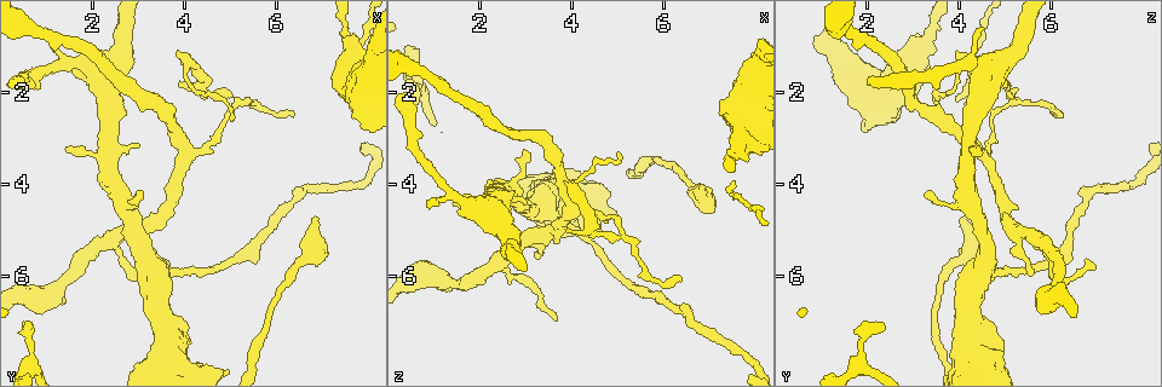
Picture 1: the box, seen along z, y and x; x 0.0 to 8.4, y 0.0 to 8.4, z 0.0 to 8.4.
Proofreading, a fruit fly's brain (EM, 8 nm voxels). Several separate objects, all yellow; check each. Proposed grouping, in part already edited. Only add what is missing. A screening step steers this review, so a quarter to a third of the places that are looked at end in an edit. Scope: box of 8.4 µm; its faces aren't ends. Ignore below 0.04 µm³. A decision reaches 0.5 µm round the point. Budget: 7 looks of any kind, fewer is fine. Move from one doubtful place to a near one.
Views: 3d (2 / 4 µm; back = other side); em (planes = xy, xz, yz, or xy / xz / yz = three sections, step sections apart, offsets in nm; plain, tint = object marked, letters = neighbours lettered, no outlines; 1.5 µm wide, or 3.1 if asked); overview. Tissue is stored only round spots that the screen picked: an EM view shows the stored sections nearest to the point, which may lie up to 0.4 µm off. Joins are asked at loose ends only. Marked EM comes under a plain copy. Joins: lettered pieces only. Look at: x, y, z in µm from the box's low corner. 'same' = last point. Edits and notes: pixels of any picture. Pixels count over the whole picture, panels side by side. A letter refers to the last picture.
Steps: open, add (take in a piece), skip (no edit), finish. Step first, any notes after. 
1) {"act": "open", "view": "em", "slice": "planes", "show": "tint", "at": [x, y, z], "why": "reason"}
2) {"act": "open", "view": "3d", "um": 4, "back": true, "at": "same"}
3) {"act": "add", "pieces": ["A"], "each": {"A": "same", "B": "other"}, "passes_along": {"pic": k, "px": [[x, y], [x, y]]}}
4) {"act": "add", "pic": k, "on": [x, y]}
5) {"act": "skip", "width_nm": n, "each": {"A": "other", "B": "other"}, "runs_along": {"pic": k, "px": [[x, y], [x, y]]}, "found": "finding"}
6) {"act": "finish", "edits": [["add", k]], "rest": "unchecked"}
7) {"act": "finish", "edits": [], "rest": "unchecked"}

{"act": "open", "view": "3d", "um": 2, "at": [6.80, 4.80, 4.15], "why": "an open end"}

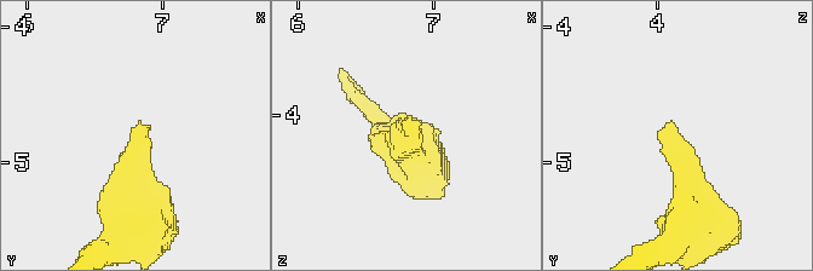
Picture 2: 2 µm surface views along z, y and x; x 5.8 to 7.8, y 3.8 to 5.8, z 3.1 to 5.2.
{"act": "open", "view": "em", "slice": "xy", "step": 4, "show": "tint", "at": [6.80, 4.74, 4.14], "why": "shape alone is not enough"}

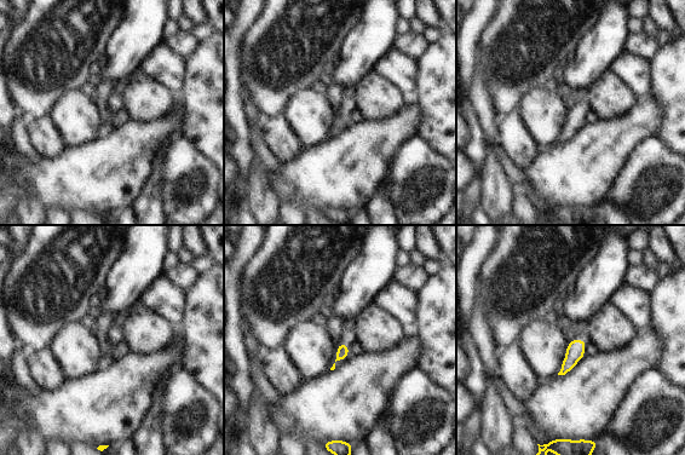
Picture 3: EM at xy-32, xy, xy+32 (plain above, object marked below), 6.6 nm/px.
{"act": "open", "view": "em", "slice": "planes", "show": "letters", "at": "same", "why": "cut it another way"}

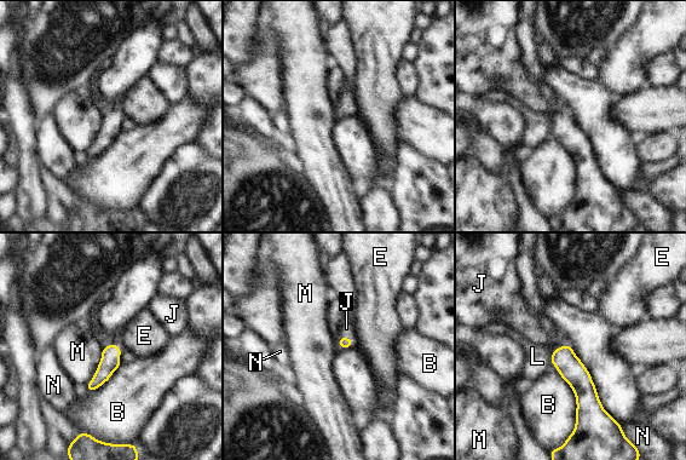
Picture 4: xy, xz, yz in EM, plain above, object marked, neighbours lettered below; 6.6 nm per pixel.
{"act": "add", "pieces": ["J"], "each": {"B": "other", "E": "other", "J": "same", "L": "other", "M": "other", "N": "other"}, "found": "it goes on there"}

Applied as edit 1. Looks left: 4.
{"act": "open", "view": "3d", "um": 4, "back": true, "at": [3.15, 5.95, 5.50], "why": "branch stops here"}

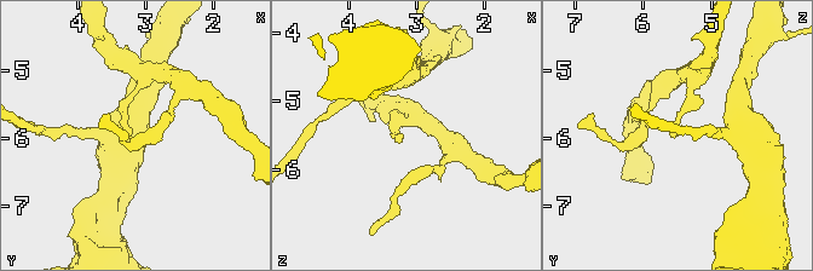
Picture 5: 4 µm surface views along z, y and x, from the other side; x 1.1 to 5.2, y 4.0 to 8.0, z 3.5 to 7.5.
{"act": "open", "view": "em", "slice": "yz", "step": 4, "show": "tint", "at": [3.20, 6.00, 5.55]}

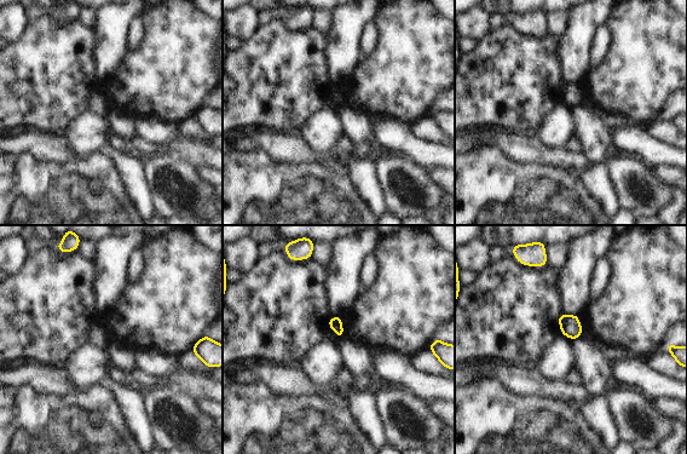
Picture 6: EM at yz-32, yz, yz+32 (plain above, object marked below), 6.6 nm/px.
{"act": "open", "view": "em", "slice": "planes", "show": "letters", "at": "same"}

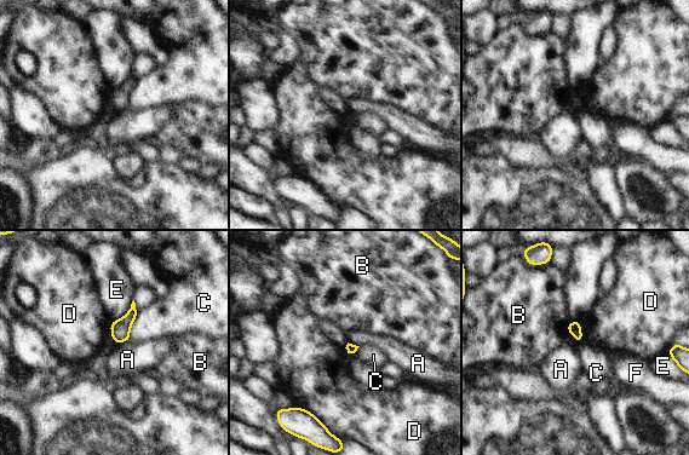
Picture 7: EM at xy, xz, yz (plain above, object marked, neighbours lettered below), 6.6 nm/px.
{"act": "skip", "each": {"A": "other", "B": "other", "C": "other", "D": "other", "E": "other", "F": "other"}, "border": {"pic": 7, "px": [[138, 312], [132, 323], [128, 340]]}, "found": "none of them fits"}

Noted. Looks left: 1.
{"act": "finish", "edits": [["add", 4]], "rest": "unchecked"}

